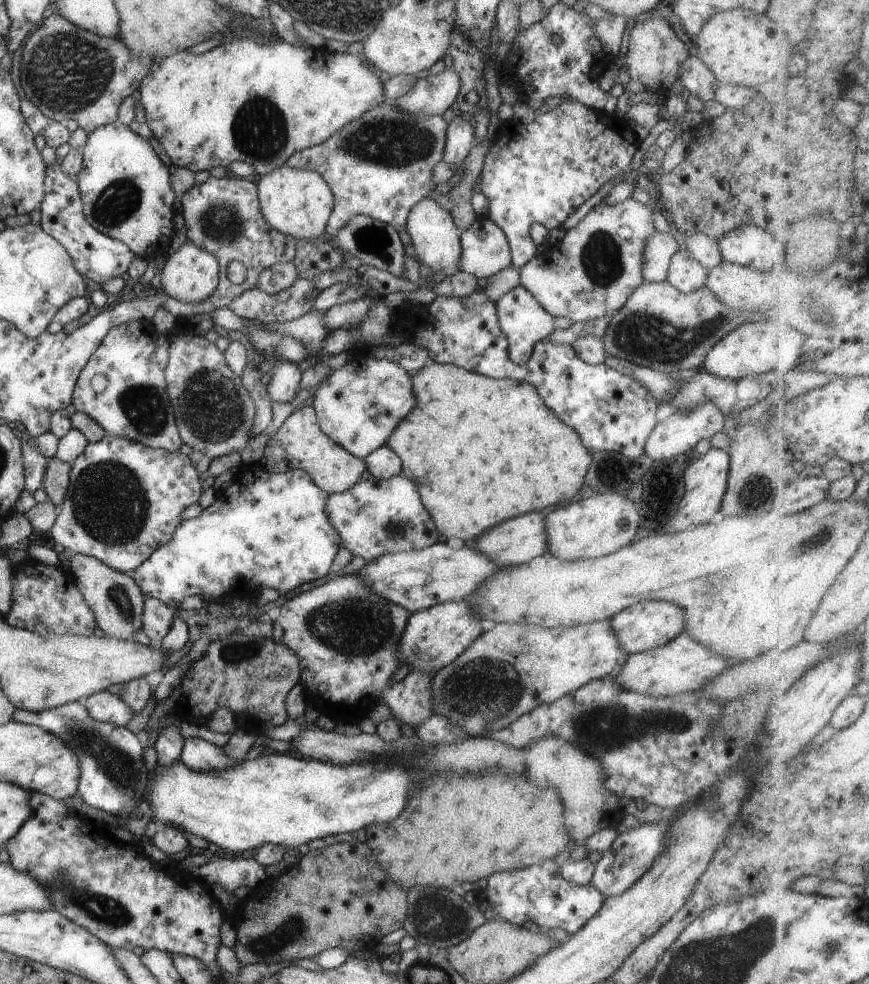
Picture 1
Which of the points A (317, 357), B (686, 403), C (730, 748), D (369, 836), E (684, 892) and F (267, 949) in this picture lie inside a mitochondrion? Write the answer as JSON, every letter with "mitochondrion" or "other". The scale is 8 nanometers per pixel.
{"A":"other","B":"mitochondrion","C":"other","D":"other","E":"other","F":"mitochondrion"}

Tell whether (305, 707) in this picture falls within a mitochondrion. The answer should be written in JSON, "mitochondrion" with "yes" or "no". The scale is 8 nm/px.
{"mitochondrion":"no"}

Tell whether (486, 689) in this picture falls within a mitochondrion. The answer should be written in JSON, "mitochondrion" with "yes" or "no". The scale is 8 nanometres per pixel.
{"mitochondrion":"yes"}

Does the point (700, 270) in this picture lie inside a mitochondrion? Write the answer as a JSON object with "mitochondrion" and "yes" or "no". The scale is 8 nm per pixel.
{"mitochondrion":"no"}

